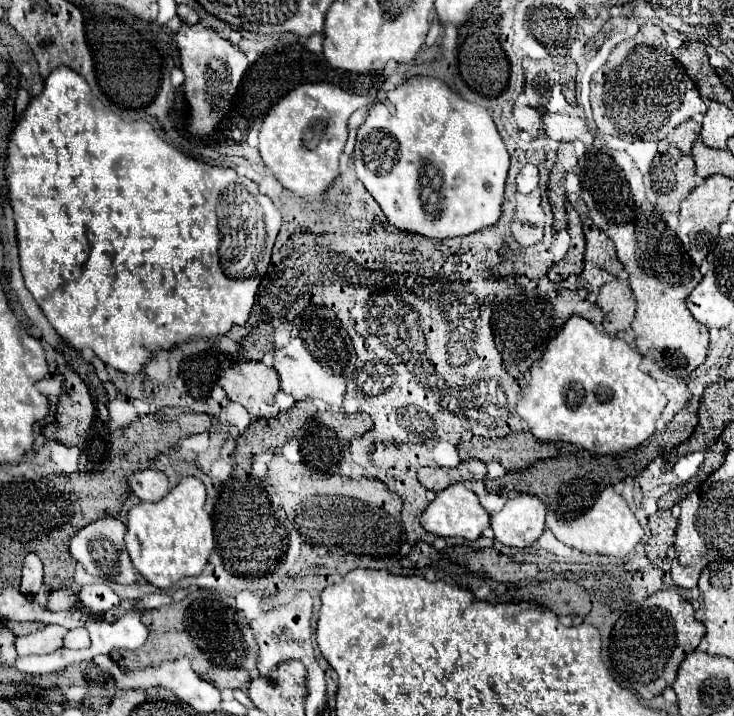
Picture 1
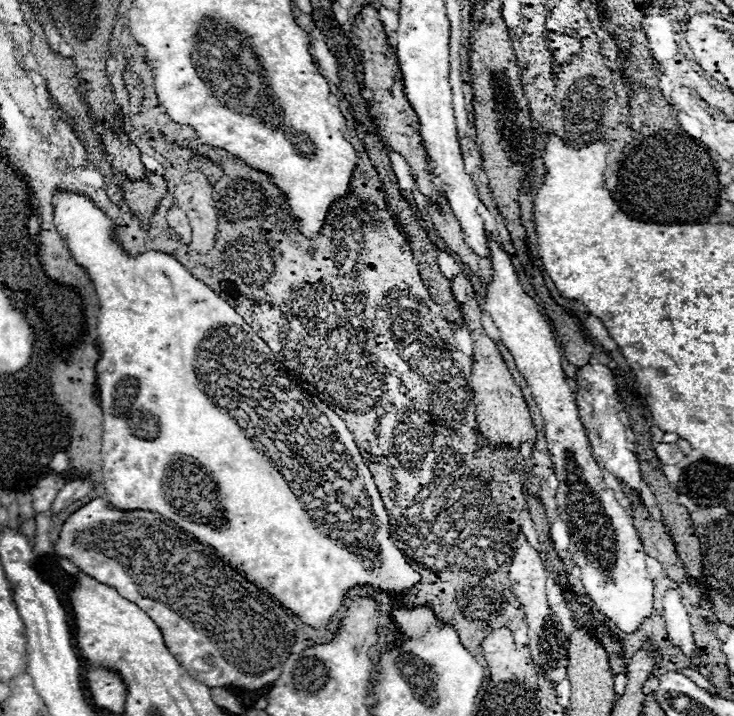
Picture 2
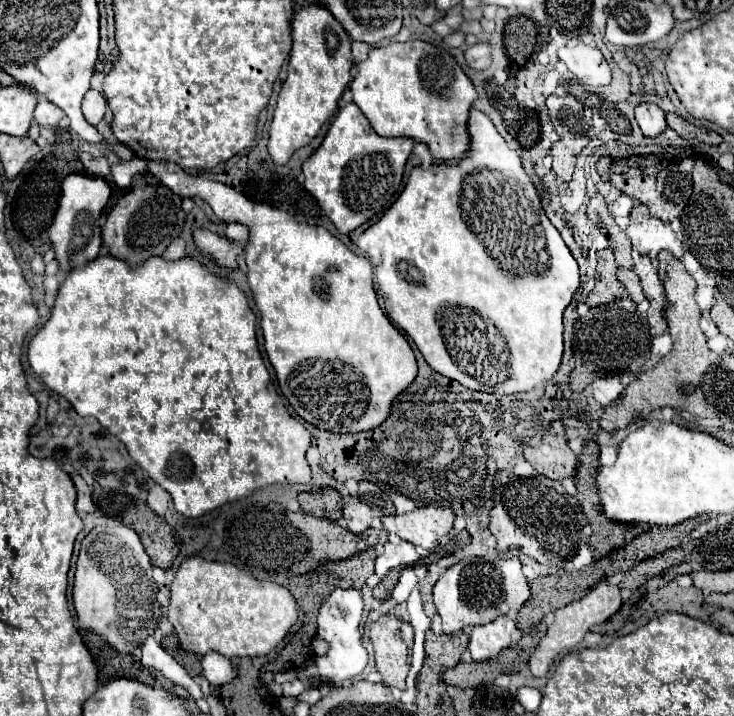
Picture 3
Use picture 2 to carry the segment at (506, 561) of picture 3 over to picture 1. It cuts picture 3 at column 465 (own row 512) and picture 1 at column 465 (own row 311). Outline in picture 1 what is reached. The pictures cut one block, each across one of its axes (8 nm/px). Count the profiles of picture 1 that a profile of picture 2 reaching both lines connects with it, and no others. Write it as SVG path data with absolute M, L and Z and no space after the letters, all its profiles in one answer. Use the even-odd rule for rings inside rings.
M454 482L446 490L436 494L436 498L426 506L420 522L428 532L436 536L458 536L466 540L476 540L482 534L482 530L490 524L490 516L472 490L468 490L462 482Z

